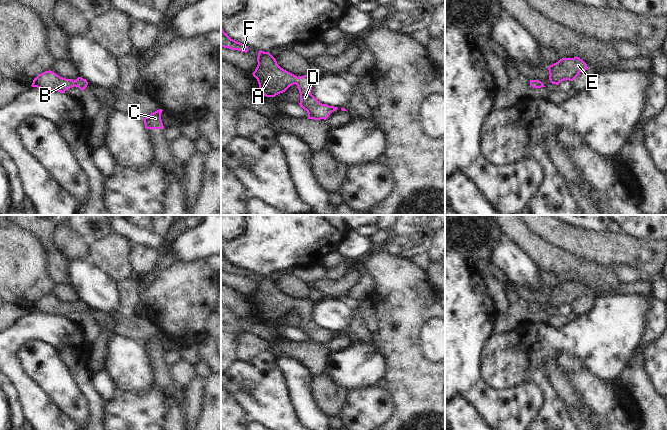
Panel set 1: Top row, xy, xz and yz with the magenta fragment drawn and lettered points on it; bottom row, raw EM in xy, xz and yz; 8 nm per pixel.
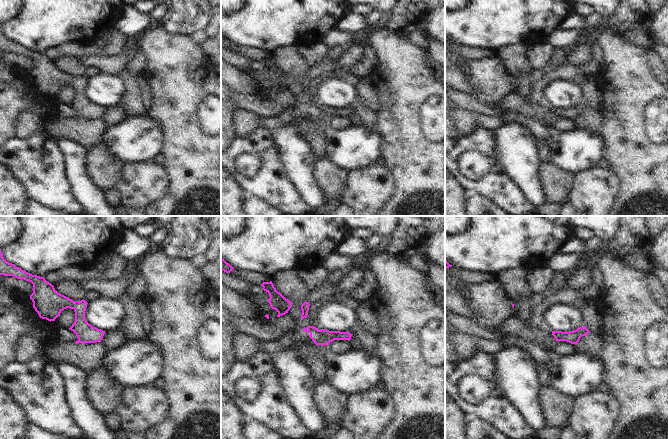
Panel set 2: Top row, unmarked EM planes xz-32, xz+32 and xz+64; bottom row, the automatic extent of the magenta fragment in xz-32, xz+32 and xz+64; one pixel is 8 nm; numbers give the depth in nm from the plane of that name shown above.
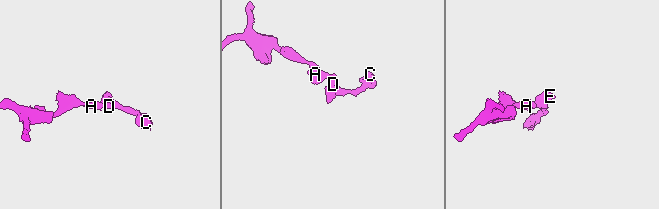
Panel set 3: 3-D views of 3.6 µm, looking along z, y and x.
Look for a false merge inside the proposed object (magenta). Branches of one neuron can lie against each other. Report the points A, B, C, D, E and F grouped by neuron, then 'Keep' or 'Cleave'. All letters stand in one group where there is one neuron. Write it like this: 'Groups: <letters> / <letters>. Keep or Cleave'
Groups: A B C D E F. Keep.

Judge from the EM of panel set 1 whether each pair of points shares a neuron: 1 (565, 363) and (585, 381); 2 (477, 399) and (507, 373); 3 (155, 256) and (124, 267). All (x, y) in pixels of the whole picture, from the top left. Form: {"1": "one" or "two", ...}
{"1": "one", "2": "two", "3": "two"}

